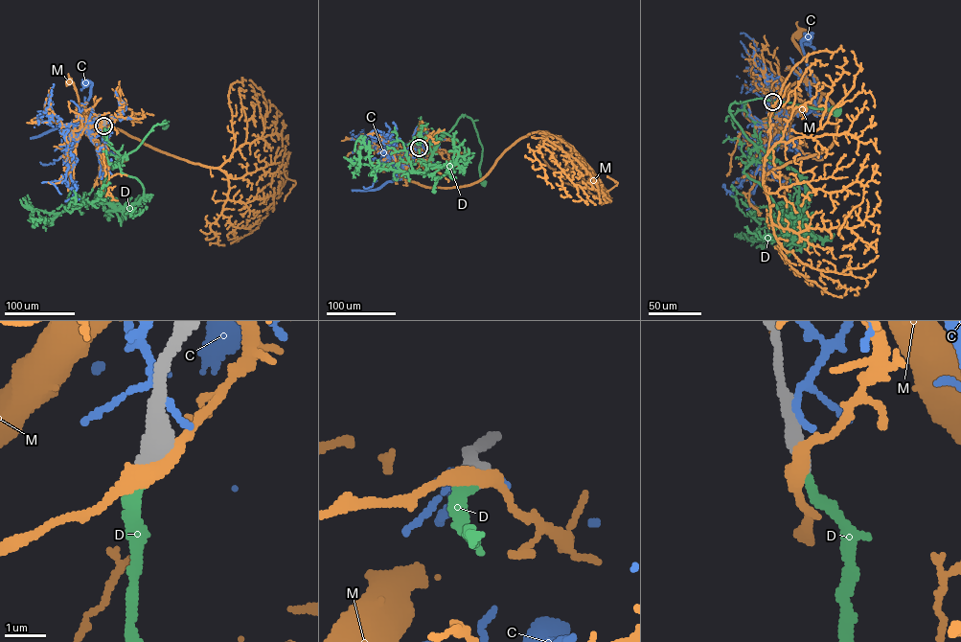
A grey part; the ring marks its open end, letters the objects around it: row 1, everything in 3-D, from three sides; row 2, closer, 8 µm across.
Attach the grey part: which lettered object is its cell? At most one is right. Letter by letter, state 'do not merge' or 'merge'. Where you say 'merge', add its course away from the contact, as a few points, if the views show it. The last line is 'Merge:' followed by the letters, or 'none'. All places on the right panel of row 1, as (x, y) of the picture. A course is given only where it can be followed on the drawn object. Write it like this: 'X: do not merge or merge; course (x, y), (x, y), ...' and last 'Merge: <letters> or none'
C: do not merge
D: merge; course (772, 102), (773, 112), (755, 124), (762, 148), (757, 148), (729, 111), (734, 103), (760, 98), (835, 110)
M: do not merge
Merge: D

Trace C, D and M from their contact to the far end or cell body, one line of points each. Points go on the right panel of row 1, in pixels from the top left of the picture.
C: (771, 100), (776, 97), (780, 108), (784, 104), (798, 108), (817, 101), (819, 89), (801, 43), (808, 37)
D: (772, 102), (773, 112), (755, 124), (762, 148), (757, 148), (729, 111), (734, 103), (760, 98), (835, 110)
M: (772, 101), (773, 96), (798, 110), (820, 98), (792, 38), (800, 34)

